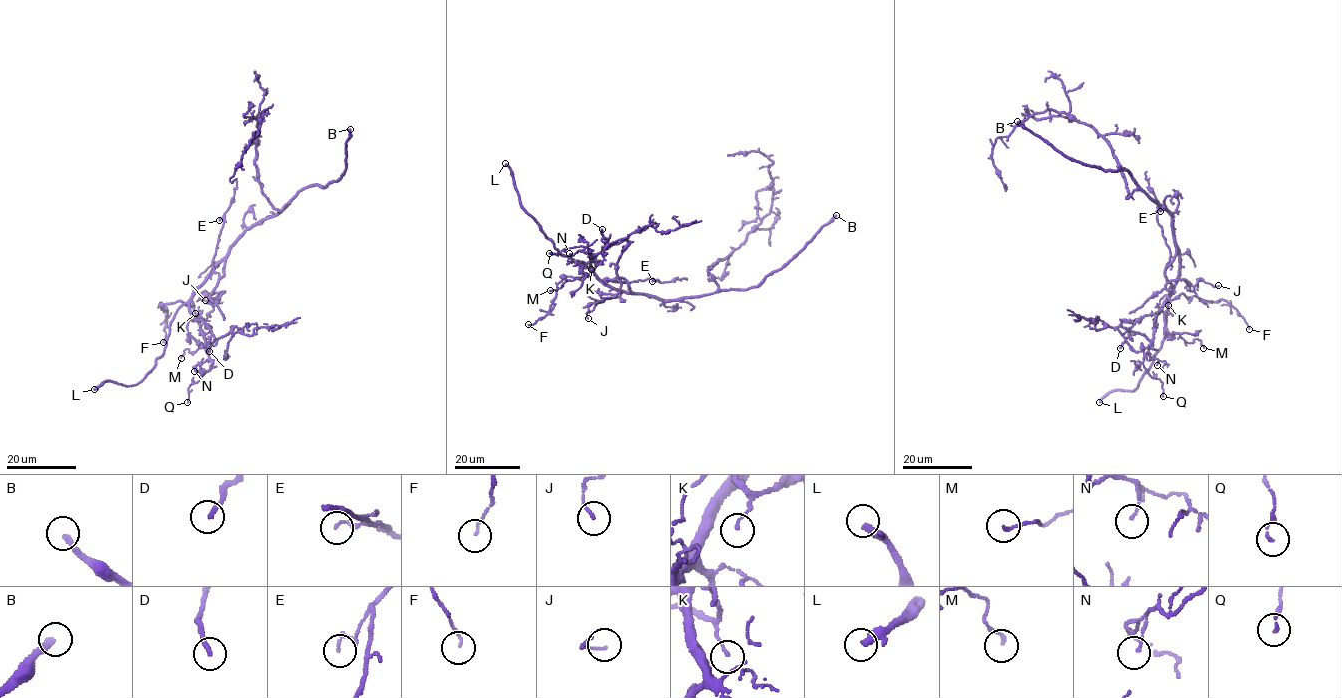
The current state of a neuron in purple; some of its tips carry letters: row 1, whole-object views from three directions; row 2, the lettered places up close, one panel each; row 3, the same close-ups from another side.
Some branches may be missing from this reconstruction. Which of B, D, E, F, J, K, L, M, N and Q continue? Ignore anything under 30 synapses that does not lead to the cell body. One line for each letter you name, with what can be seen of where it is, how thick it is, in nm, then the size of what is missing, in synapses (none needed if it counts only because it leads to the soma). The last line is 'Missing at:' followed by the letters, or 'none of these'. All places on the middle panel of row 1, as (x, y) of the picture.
B: place (836, 215); calibre 280 nm; 250 synapses
Missing at: B

